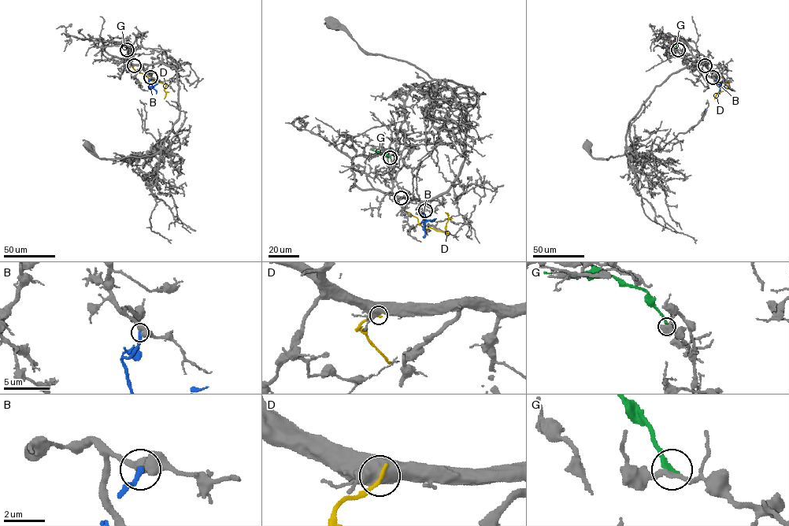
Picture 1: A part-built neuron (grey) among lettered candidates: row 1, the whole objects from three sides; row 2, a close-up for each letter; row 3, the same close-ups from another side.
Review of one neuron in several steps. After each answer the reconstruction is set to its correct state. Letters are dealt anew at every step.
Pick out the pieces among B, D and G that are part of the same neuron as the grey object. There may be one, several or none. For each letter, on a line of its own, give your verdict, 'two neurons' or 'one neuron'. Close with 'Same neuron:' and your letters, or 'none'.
B: one neuron
D: two neurons
G: two neurons
Same neuron: B

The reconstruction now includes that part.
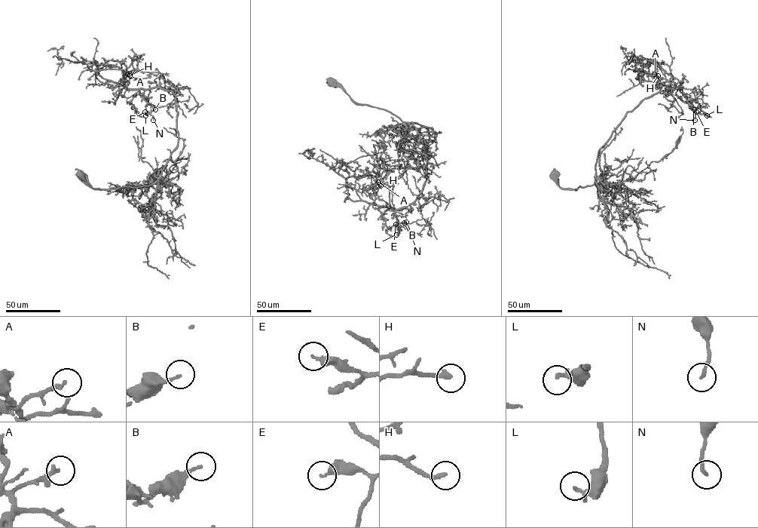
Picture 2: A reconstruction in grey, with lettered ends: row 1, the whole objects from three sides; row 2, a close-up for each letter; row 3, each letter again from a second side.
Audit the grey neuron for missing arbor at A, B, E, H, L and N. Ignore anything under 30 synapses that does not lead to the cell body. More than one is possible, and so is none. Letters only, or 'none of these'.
A, H

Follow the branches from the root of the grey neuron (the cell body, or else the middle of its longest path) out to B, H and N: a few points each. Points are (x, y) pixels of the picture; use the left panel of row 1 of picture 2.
B: (79, 174), (100, 189), (154, 183), (177, 144), (175, 96), (160, 87), (145, 90), (145, 109), (155, 109)
H: (79, 174), (93, 188), (149, 185), (177, 145), (175, 96), (160, 87), (126, 88), (123, 78), (129, 75)
N: (79, 174), (100, 189), (154, 183), (177, 144), (171, 91), (144, 90), (153, 120)

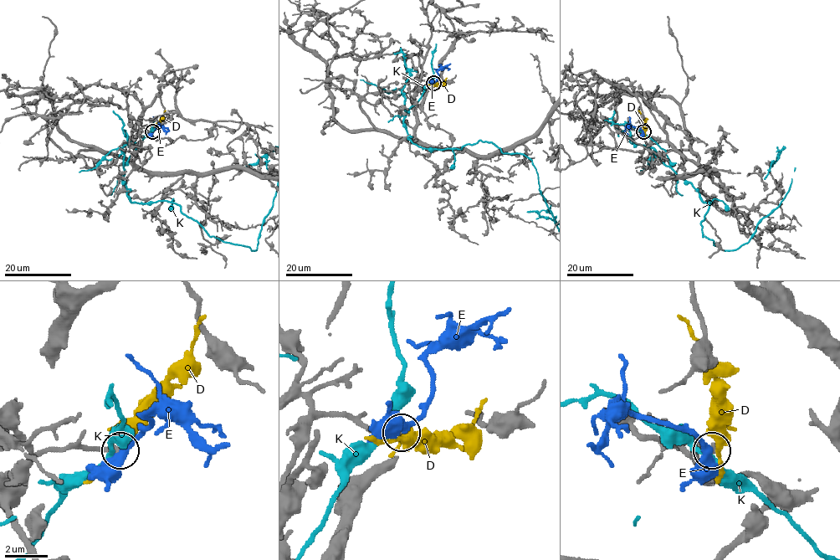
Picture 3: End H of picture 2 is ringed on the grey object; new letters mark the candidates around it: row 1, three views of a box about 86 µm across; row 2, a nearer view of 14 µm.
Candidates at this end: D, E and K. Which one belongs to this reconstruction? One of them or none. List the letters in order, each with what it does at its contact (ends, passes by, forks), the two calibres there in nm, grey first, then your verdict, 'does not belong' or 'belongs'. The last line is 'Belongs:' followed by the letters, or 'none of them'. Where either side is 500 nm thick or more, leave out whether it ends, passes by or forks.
D: it passes by; 280 nm thick on the grey side, 240 nm on the other; does not belong
E: 260 nm thick on the grey side, 500 nm on the other; belongs
K: it passes by; 280 nm thick on the grey side, 200 nm on the other; does not belong
Belongs: E

